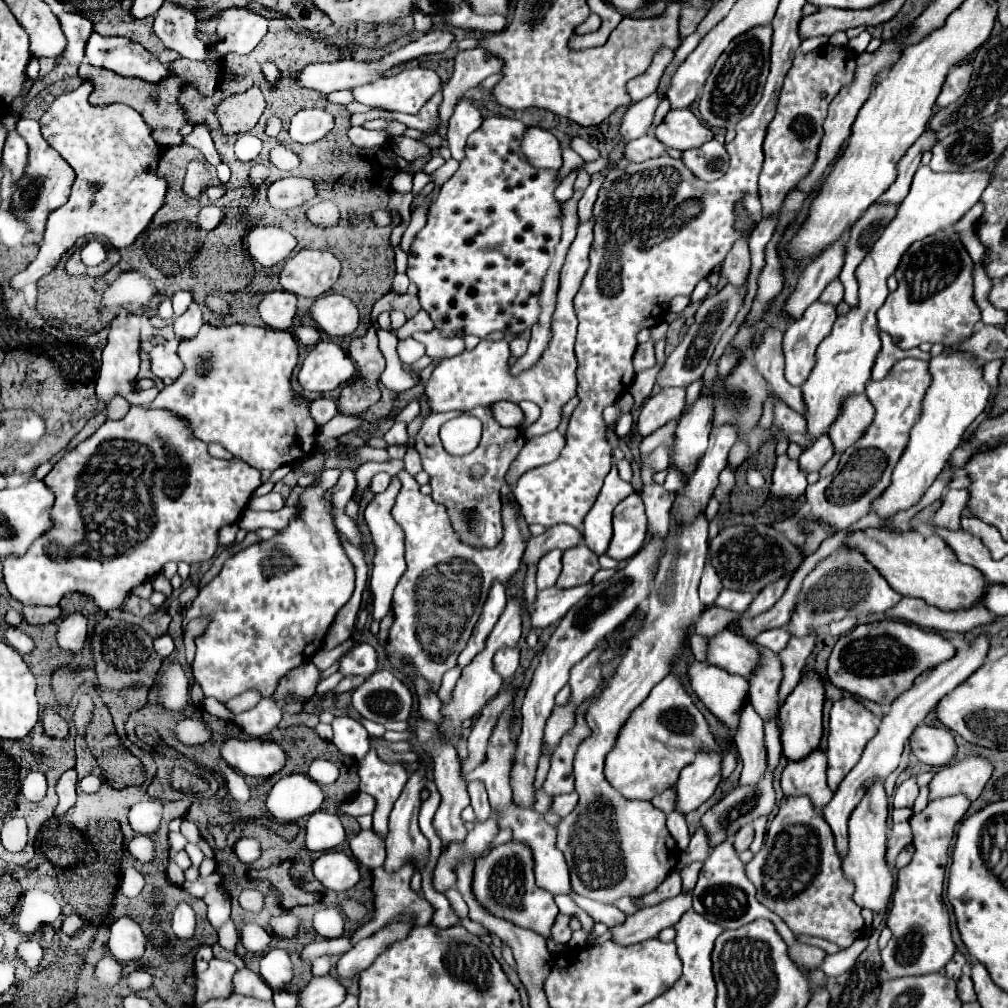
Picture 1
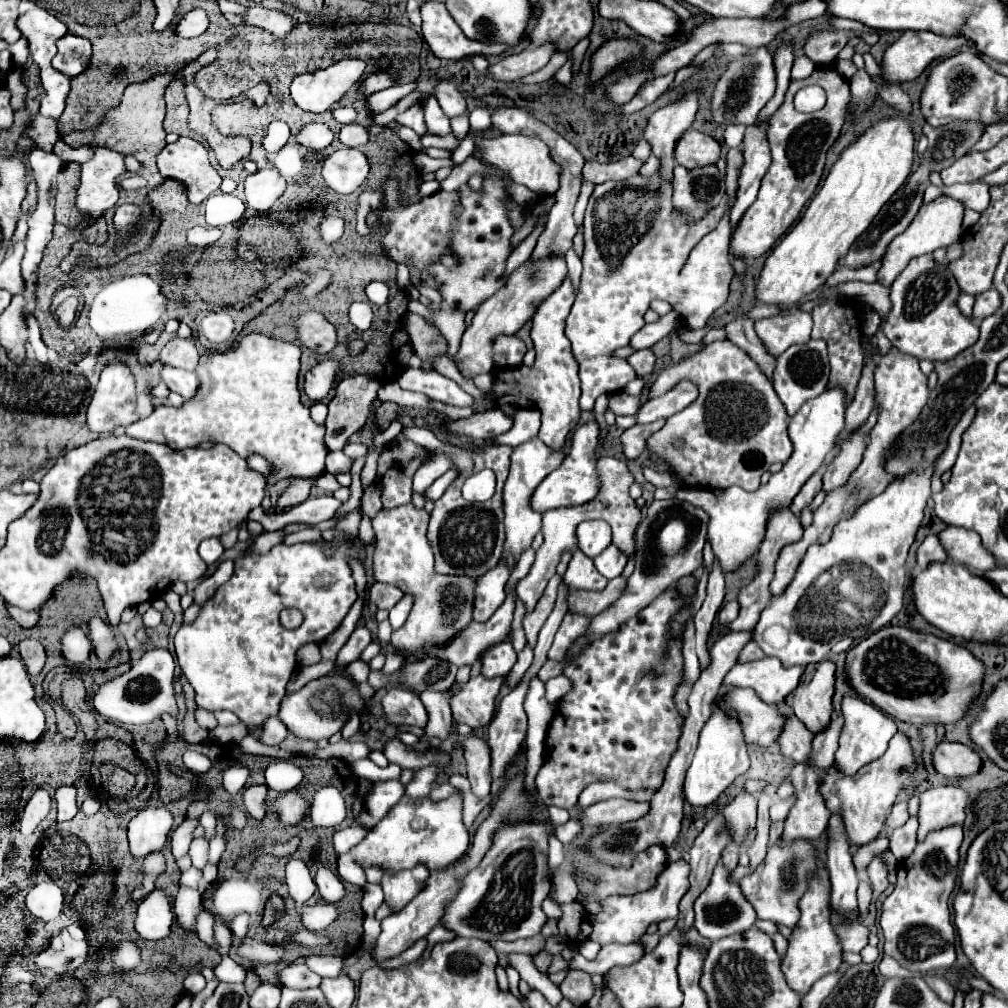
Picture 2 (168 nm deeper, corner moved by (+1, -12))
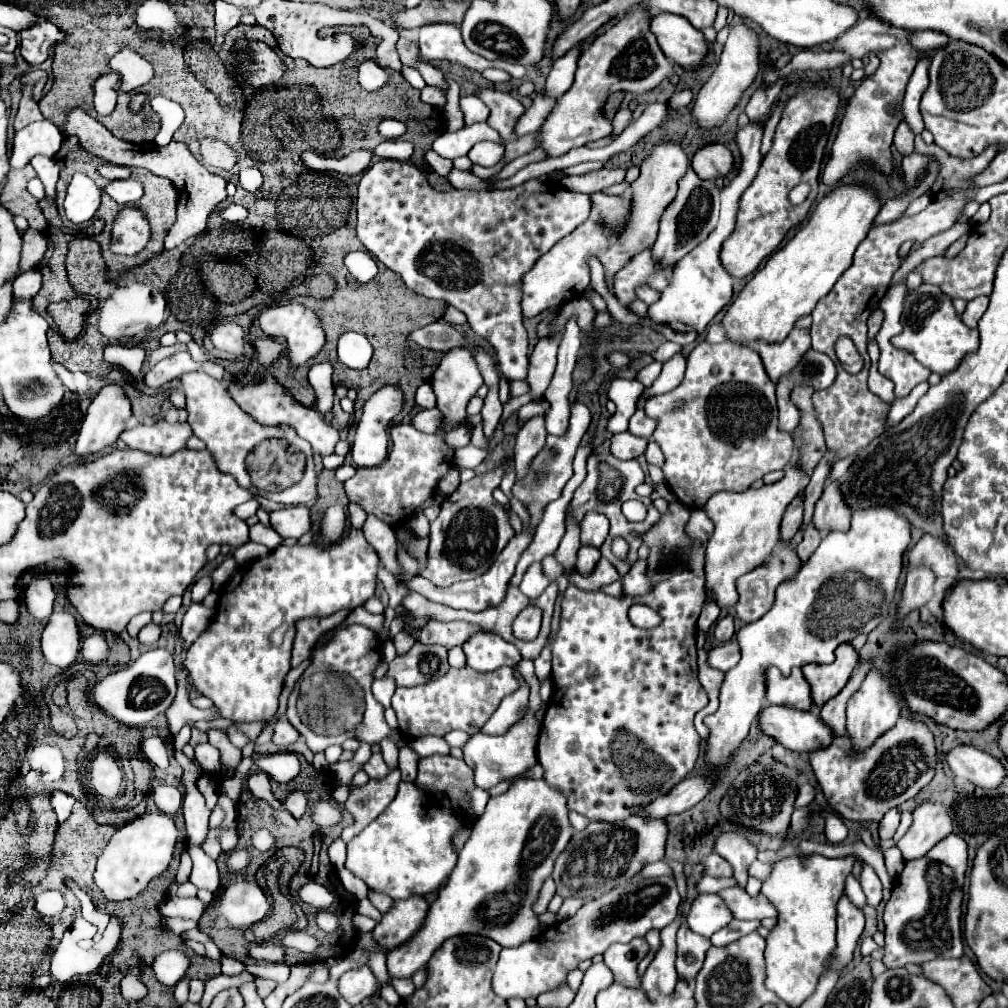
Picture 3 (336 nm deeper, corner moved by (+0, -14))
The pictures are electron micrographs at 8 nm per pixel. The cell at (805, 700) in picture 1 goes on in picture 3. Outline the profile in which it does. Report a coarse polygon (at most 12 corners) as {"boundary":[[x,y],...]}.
{"boundary":[[845,642],[833,664],[805,664],[815,704],[823,706],[847,684],[859,662]]}

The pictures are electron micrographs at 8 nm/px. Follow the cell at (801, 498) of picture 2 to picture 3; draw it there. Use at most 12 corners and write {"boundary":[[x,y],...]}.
{"boundary":[[795,498],[783,514],[779,534],[789,542],[803,518],[803,500]]}

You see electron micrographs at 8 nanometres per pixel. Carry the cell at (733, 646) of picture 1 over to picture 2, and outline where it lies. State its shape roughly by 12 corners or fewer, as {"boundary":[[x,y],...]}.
{"boundary":[[778,658],[736,662],[724,686],[752,688],[768,704],[784,704],[802,666]]}

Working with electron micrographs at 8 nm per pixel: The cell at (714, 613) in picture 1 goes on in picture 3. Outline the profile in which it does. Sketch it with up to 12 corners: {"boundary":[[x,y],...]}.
{"boundary":[[779,542],[769,562],[739,578],[737,616],[747,624],[771,610],[775,590],[801,568]]}

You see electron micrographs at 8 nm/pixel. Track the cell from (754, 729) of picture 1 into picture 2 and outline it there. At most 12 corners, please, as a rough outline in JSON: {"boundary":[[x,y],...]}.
{"boundary":[[740,792],[722,810],[734,842],[756,826],[756,796]]}

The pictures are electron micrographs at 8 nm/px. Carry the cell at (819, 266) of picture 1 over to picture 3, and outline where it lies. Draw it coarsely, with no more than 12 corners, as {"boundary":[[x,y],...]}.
{"boundary":[[795,328],[785,342],[755,346],[777,384],[811,348],[809,332]]}

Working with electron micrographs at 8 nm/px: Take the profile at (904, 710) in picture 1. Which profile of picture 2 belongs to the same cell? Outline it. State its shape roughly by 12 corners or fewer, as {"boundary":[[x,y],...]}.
{"boundary":[[840,814],[828,824],[832,906],[858,912],[858,876]]}

